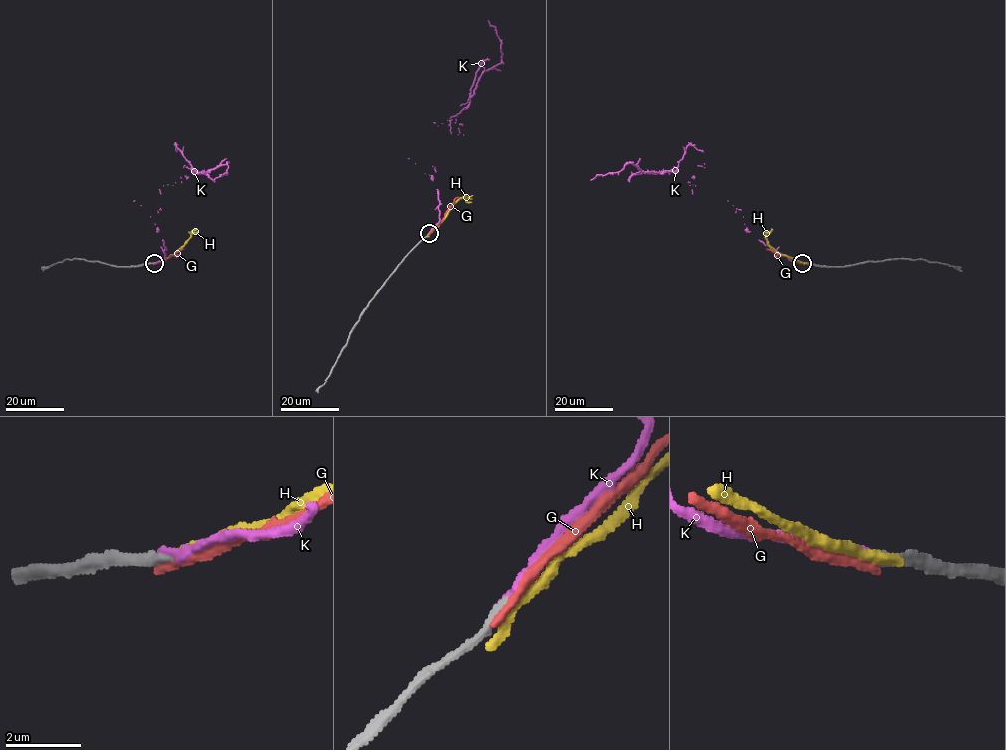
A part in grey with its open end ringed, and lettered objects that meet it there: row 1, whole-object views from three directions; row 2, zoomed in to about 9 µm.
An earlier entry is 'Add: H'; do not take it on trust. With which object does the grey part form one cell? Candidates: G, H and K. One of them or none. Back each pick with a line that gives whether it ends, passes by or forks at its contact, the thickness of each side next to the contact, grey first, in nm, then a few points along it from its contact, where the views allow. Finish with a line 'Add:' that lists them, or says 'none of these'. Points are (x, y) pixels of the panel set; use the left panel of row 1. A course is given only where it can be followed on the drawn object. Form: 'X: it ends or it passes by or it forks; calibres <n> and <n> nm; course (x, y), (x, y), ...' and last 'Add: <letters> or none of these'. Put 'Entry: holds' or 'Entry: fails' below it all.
K: it ends; calibres 280 and 240 nm; course (154, 263), (165, 259), (157, 229), (159, 189), (192, 172), (227, 163), (227, 172), (213, 180)
Add: K
Entry: fails

